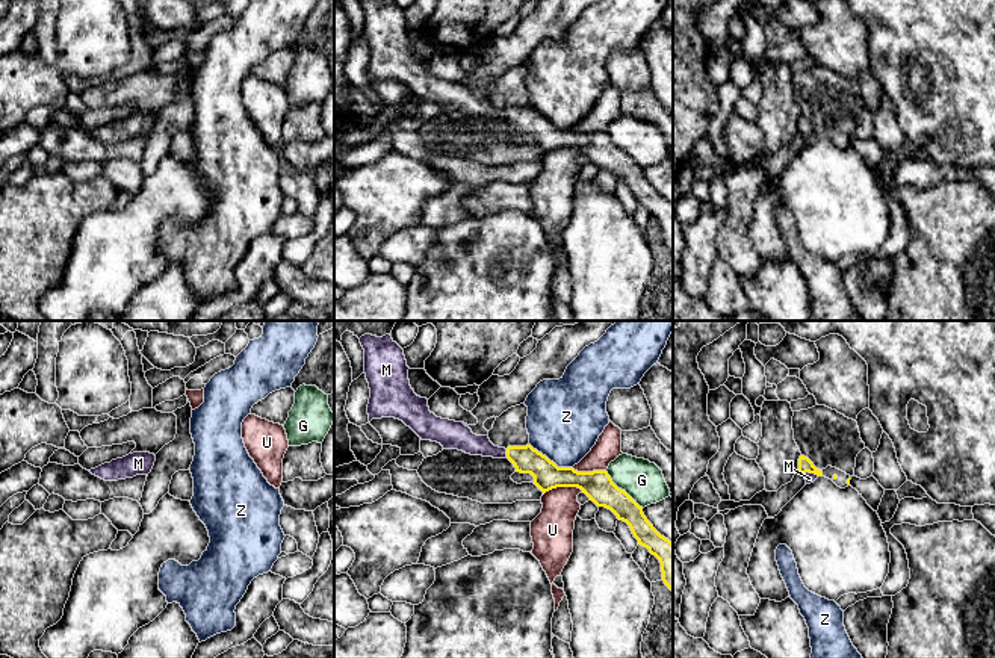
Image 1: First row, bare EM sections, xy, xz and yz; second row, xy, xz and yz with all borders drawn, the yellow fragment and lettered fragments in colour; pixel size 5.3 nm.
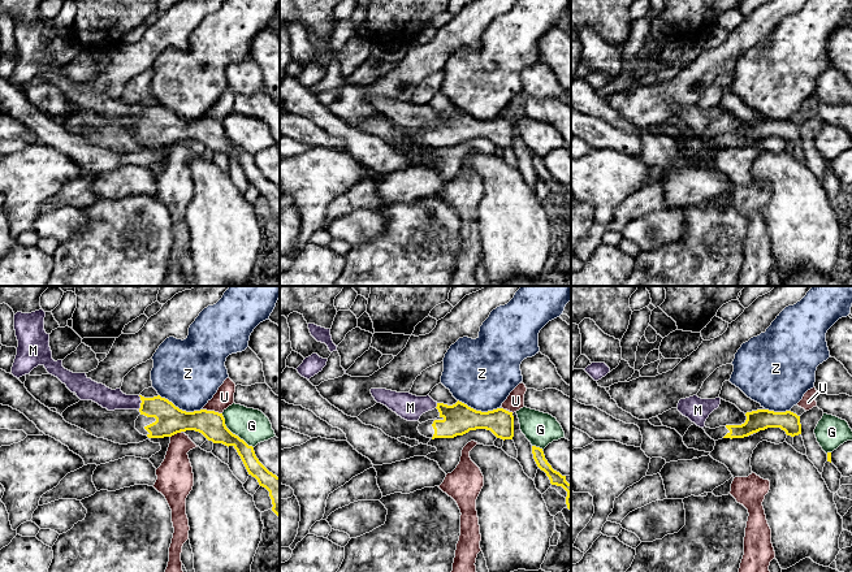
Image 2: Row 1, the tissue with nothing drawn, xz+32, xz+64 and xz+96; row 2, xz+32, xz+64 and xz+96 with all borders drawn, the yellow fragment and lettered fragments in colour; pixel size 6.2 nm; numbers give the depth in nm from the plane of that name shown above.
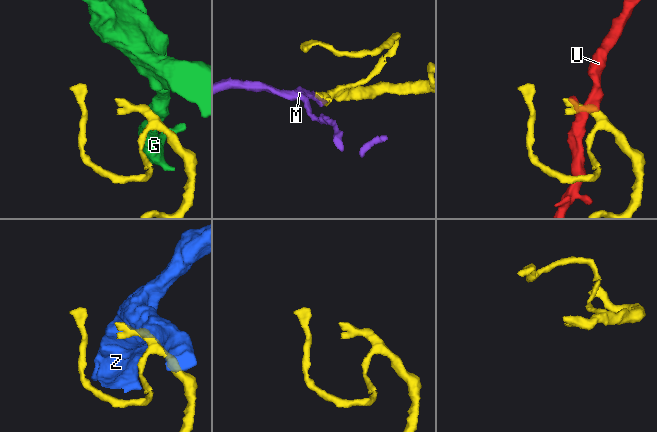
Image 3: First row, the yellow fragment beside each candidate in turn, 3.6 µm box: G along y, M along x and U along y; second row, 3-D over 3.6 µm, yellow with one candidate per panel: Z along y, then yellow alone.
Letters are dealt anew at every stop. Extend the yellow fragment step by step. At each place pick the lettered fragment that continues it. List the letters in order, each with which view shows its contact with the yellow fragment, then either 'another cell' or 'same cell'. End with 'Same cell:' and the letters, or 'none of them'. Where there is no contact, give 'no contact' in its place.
G: meets yellow in xz; another cell
M: meets yellow in xz; same cell
U: meets yellow in xz; another cell
Z: meets yellow in xz; another cell
Same cell: M

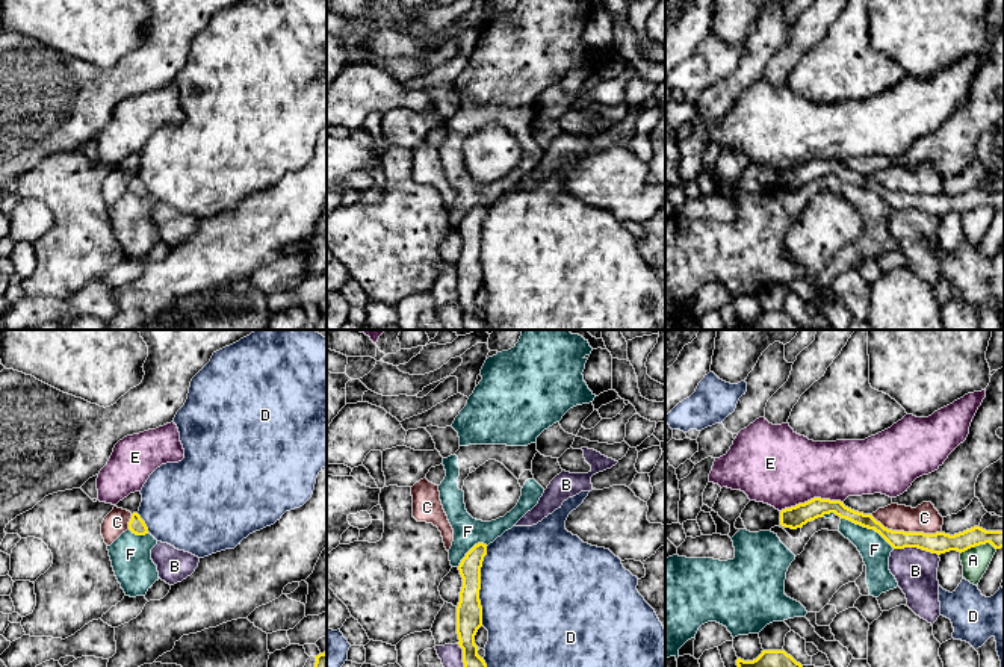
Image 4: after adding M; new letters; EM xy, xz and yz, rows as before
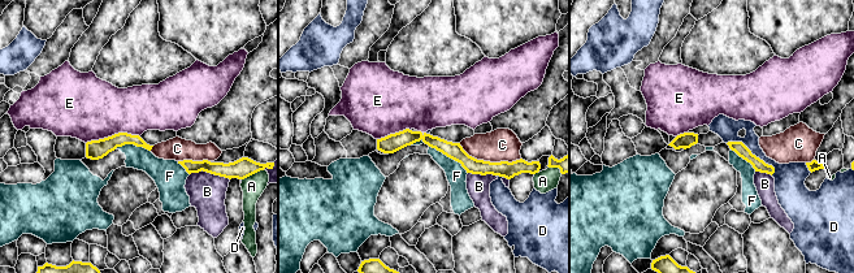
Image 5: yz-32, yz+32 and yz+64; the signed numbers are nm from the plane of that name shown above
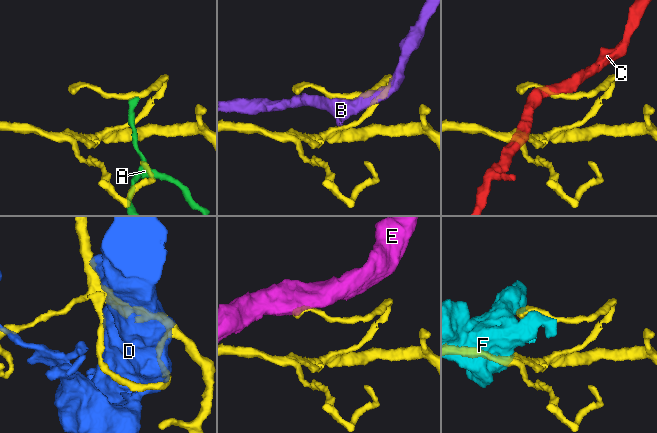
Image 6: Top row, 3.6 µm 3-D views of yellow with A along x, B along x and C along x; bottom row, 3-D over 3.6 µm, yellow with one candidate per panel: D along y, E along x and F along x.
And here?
A: meets yellow in yz; another cell
B: meets yellow in yz; another cell
C: meets yellow in yz; another cell
D: meets yellow in xz; another cell
E: meets yellow in yz; another cell
F: meets yellow in yz; another cell
Same cell: none of them

